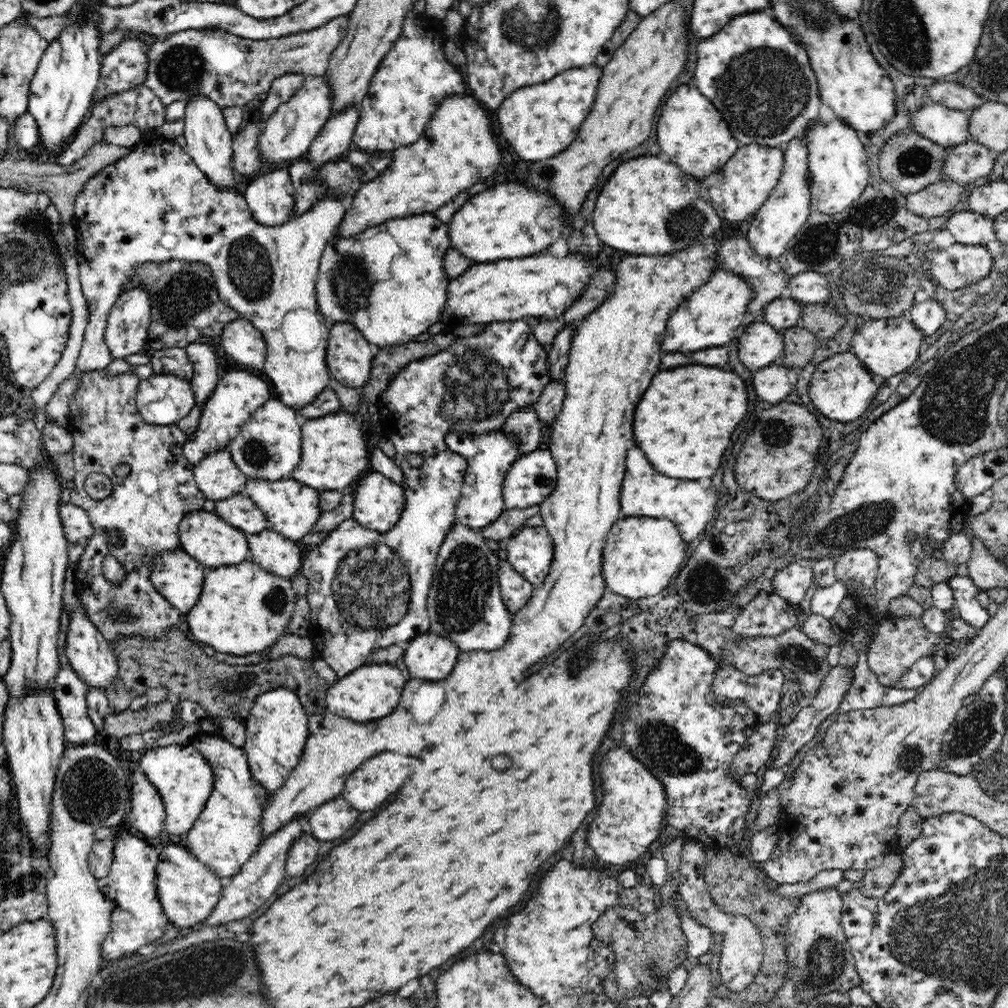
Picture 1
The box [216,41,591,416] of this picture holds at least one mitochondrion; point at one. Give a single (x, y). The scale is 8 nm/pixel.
(251, 272)

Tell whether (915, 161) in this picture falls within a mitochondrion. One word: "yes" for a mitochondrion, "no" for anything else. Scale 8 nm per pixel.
yes

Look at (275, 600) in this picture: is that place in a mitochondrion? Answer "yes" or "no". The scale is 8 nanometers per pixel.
yes

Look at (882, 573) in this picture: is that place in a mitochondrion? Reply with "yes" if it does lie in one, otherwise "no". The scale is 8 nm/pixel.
no

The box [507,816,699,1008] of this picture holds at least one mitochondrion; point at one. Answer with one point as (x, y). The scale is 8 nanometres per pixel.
(650, 970)

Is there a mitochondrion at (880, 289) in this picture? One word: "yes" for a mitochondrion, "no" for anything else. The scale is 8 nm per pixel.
yes

